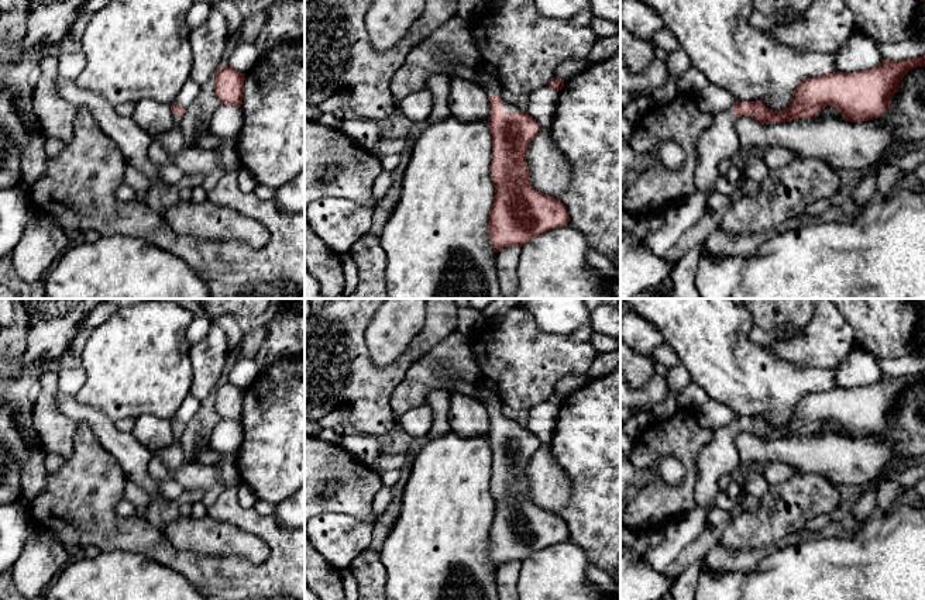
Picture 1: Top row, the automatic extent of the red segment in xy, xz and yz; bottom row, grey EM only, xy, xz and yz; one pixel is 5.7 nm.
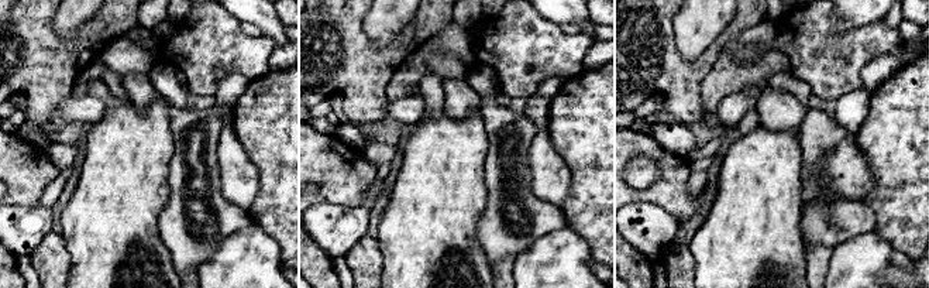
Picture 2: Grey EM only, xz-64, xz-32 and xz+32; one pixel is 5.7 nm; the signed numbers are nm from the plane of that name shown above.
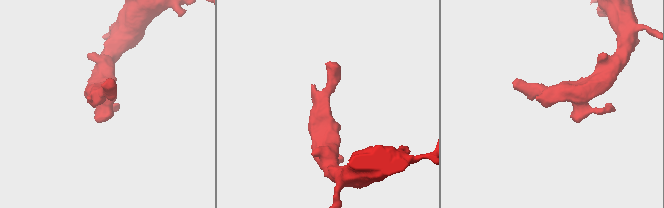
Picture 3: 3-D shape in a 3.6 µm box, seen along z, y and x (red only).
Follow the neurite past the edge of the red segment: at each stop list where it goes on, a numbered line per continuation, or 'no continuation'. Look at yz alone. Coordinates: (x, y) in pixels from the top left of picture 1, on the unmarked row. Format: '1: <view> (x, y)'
1: yz (719, 457)

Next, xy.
1: xy (172, 457)

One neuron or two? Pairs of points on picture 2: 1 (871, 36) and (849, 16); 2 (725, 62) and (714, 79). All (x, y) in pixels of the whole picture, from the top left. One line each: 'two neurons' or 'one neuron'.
1: two neurons
2: one neuron

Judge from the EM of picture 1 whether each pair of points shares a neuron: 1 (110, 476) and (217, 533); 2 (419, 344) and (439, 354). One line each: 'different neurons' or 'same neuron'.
1: different neurons
2: different neurons

